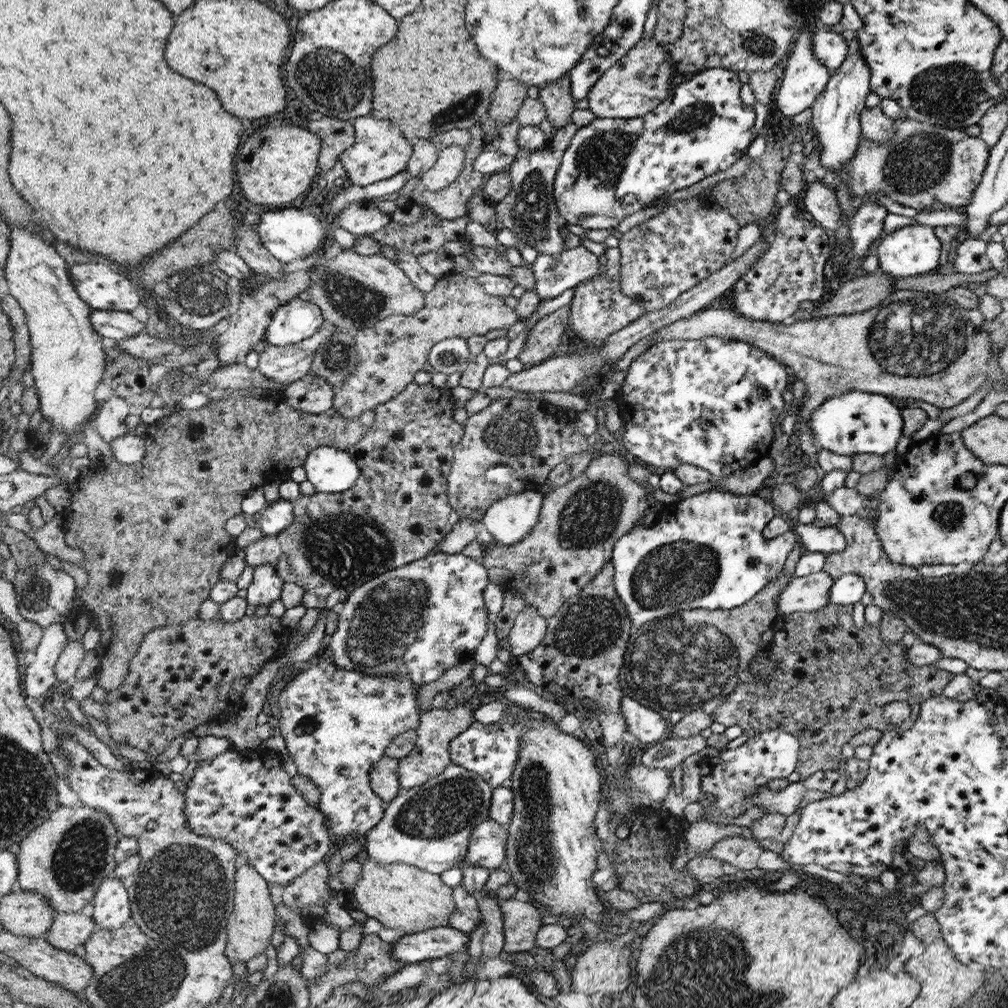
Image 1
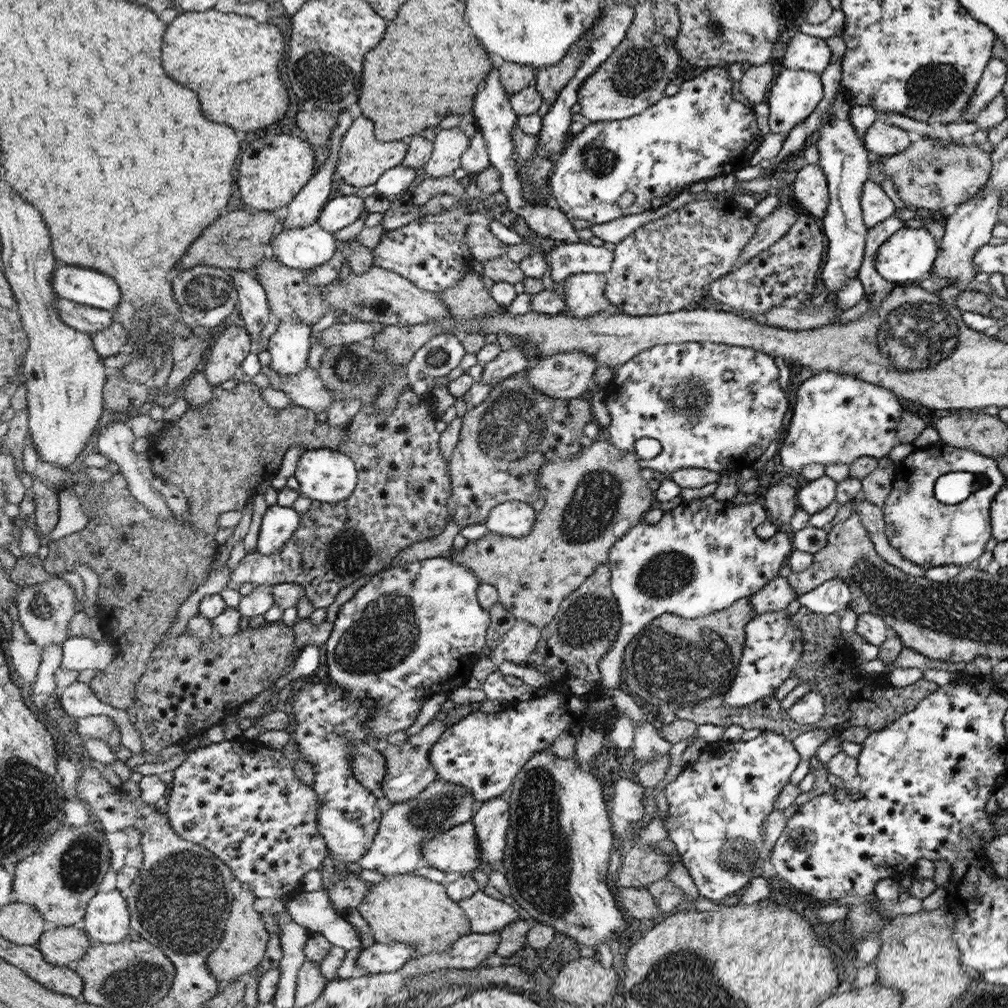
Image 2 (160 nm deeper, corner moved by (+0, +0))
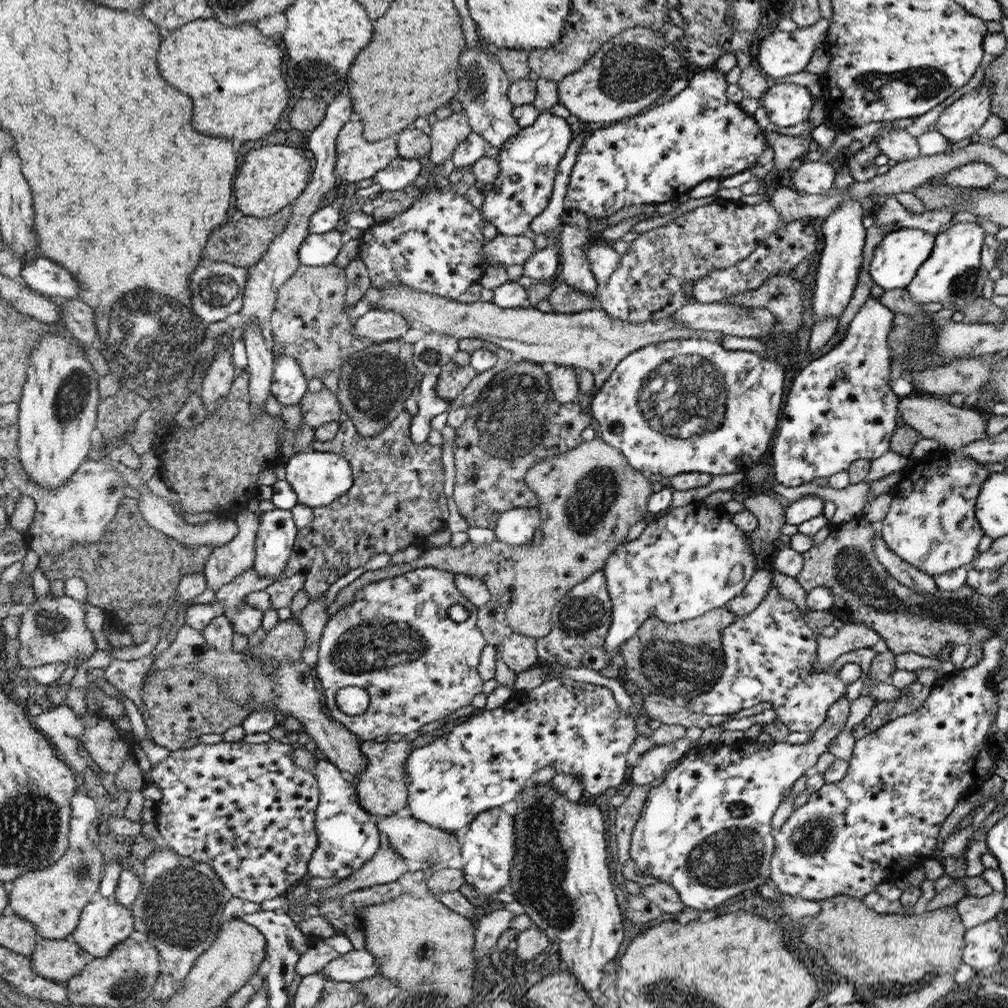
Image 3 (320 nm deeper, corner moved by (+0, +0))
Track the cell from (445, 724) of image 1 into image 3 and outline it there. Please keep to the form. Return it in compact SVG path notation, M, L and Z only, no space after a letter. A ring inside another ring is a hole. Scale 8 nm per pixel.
M386 739L374 741L362 741L361 751L366 757L366 767L357 776L357 796L360 796L361 804L370 813L376 816L385 817L393 815L408 805L409 796L409 772L405 768L409 767L409 758L413 752L412 741L392 742Z

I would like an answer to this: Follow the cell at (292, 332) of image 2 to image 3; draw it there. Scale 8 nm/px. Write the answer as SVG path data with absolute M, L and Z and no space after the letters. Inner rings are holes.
M274 356L271 394L281 406L300 404L307 393L307 378L293 356Z

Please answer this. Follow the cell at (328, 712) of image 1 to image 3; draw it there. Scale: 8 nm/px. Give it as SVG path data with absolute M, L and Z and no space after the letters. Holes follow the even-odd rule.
M326 759L317 760L313 773L320 782L320 804L316 810L316 829L319 839L318 848L309 860L309 873L318 878L348 878L354 872L360 870L361 866L377 854L377 850L382 846L383 837L380 829L377 828L379 816L370 813L361 804L360 796L357 796L357 784L355 780L346 781L340 775L340 769Z

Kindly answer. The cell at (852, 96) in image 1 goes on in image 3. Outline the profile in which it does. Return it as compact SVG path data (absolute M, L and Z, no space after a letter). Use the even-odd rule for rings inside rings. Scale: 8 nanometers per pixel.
M844 157L842 169L838 172L833 188L842 194L843 201L839 203L837 209L830 216L825 217L822 223L822 236L824 236L825 248L822 248L818 271L816 272L816 282L812 294L812 310L817 321L826 320L833 316L841 316L846 310L852 292L858 284L858 274L862 268L862 246L866 240L866 228L862 224L864 210L860 206L860 201L852 196L847 196L849 188L856 183L851 175L852 167Z

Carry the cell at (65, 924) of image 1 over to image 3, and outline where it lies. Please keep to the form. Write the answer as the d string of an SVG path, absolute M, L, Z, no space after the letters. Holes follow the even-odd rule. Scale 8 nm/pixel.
M41 938L33 955L38 974L52 981L70 982L93 960L90 953L72 938L50 940Z

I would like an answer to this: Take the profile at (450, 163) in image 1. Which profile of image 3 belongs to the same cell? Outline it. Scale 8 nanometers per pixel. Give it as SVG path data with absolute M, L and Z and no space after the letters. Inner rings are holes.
M454 111L443 120L433 123L430 138L432 138L432 152L429 154L431 162L438 168L445 160L451 158L458 144L466 141L472 133L468 115L465 111Z

